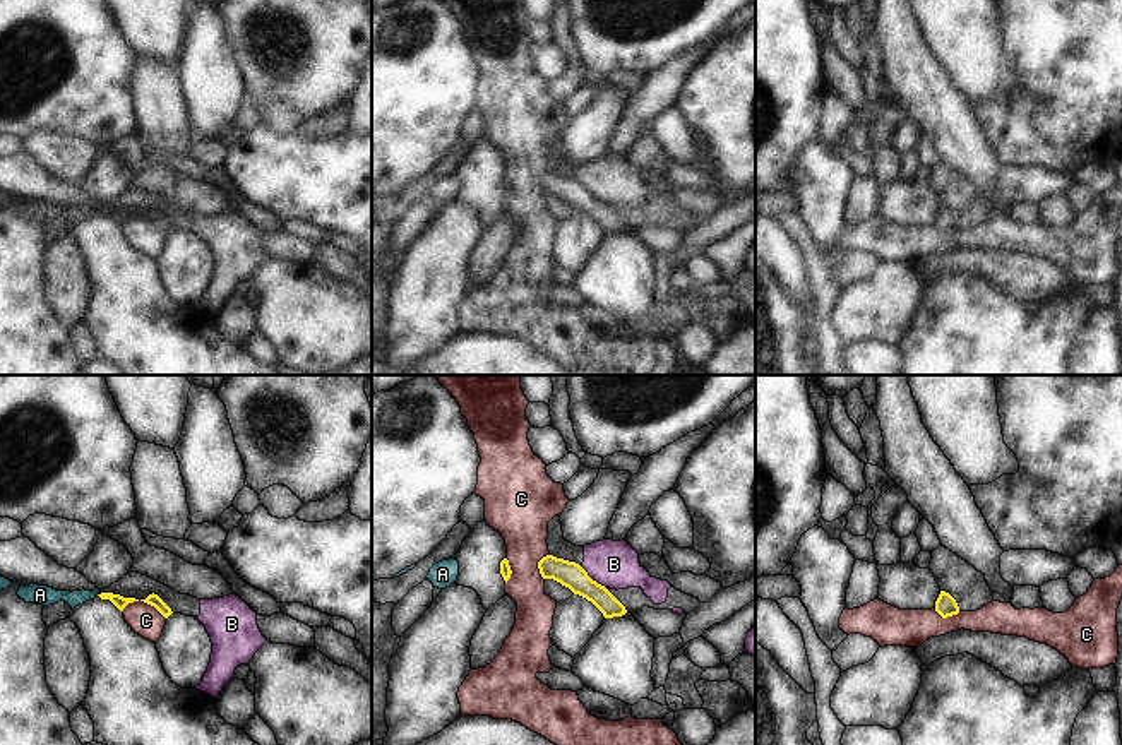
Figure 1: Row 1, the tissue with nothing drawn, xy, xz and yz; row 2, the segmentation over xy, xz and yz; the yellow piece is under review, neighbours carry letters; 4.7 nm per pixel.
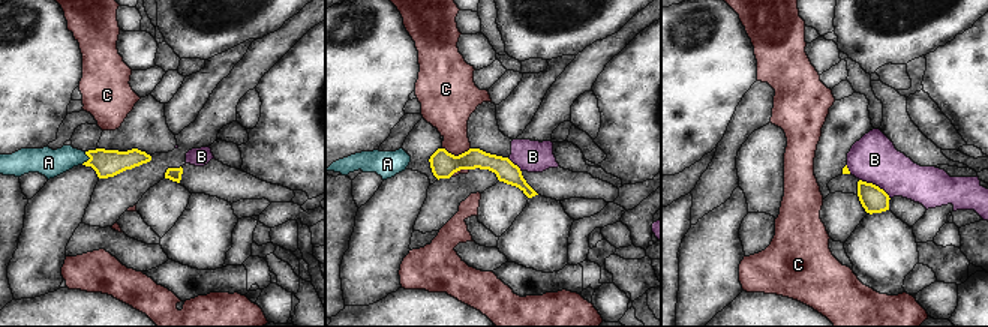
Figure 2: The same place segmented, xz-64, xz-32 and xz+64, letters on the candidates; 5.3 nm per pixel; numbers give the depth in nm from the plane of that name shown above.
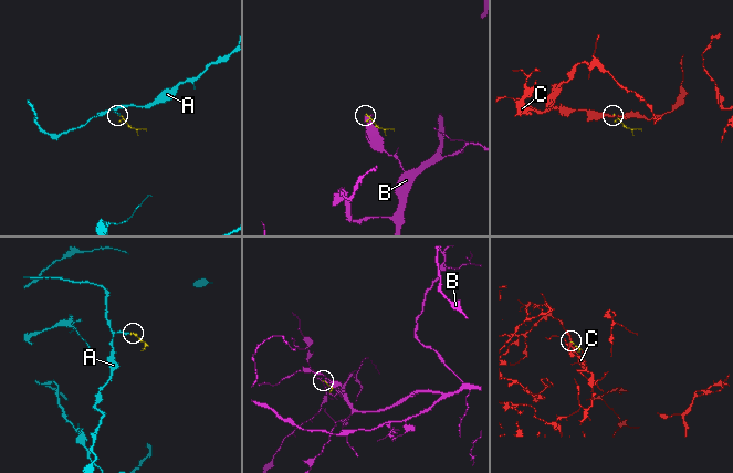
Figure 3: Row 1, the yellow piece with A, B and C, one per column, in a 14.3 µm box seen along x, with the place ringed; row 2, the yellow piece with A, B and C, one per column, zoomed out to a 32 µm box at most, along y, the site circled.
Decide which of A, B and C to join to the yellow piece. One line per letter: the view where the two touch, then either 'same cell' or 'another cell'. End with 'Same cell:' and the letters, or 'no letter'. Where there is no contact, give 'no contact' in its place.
A: xy | same cell
B: xz | another cell
C: xy | another cell
Same cell: A

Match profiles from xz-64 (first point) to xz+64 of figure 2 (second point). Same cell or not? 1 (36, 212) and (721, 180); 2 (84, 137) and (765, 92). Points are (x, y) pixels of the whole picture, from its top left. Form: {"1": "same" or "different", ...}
{"1": "different", "2": "different"}

